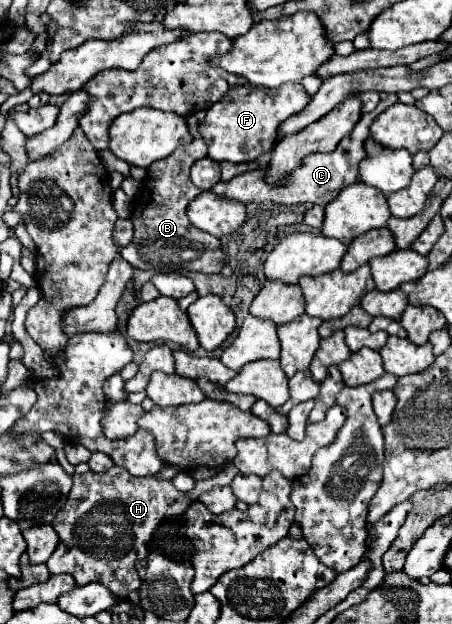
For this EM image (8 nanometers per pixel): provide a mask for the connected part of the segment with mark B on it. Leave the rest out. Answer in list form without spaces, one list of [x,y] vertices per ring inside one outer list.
[[[189,116],[189,130],[193,130],[193,142],[189,146],[179,146],[169,158],[163,158],[149,166],[149,178],[145,180],[143,198],[133,210],[135,236],[129,246],[121,250],[121,256],[135,268],[155,270],[155,272],[205,272],[219,274],[227,262],[227,256],[221,248],[221,242],[195,226],[191,226],[185,208],[199,194],[189,178],[191,166],[207,156],[207,146],[197,132],[197,118]]]

